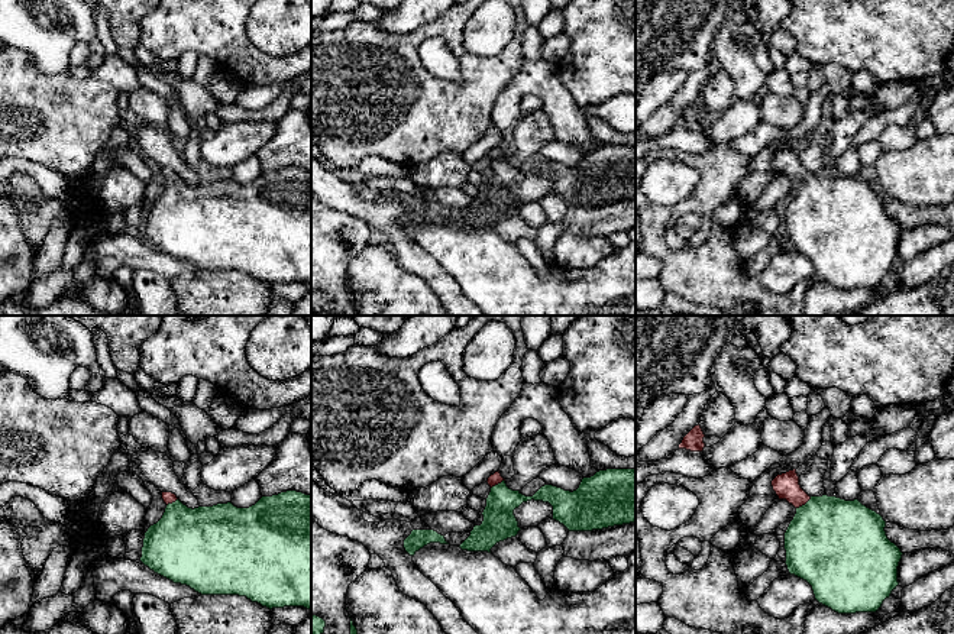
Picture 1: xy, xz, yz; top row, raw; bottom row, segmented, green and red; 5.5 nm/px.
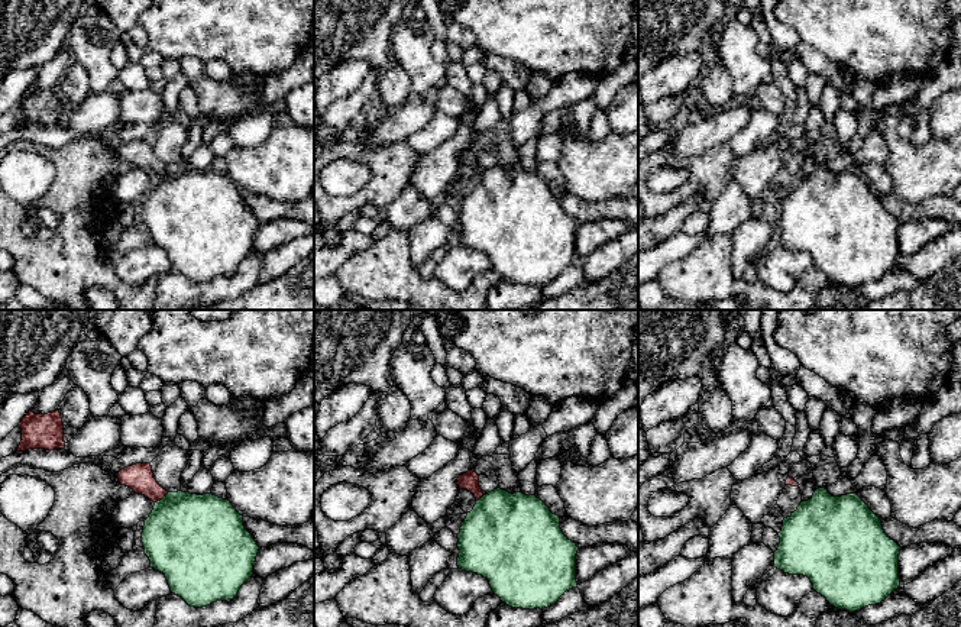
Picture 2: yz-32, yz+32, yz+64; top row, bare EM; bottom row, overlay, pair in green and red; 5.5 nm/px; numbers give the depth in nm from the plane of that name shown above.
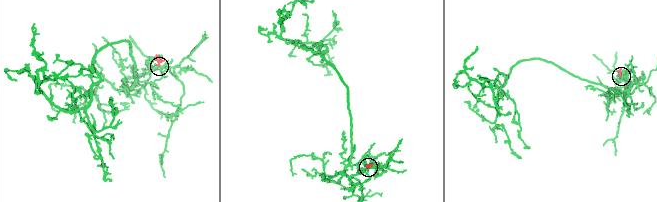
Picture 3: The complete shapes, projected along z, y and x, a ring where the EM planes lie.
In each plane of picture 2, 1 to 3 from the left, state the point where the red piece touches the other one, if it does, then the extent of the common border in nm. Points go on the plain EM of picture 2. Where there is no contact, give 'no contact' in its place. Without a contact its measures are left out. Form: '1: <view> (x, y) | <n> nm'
1: yz-32 (162, 174) | 100 nm
2: yz+32 (479, 174) | 60 nm
3: no contact

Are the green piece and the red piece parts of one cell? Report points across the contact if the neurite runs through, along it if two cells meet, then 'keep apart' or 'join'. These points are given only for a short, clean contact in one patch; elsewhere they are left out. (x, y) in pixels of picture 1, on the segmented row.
runs through yz (830, 542), (805, 504), (786, 485); join

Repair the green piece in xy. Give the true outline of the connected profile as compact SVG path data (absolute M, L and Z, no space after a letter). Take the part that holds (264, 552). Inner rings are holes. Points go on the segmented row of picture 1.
M287 491L272 496L262 496L249 508L237 508L232 502L217 504L213 507L188 508L175 494L162 492L166 504L162 518L151 525L145 533L140 562L155 573L172 580L174 583L187 585L201 595L239 595L252 602L258 602L269 609L284 606L304 606L311 609L311 495L297 491Z

